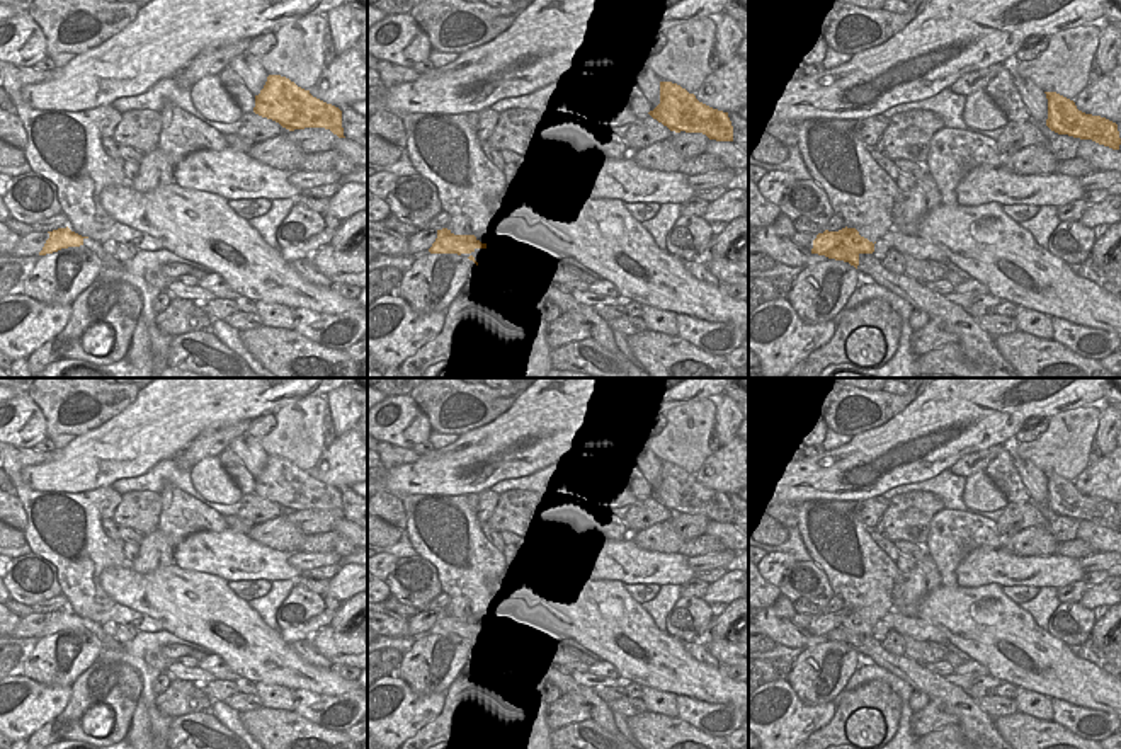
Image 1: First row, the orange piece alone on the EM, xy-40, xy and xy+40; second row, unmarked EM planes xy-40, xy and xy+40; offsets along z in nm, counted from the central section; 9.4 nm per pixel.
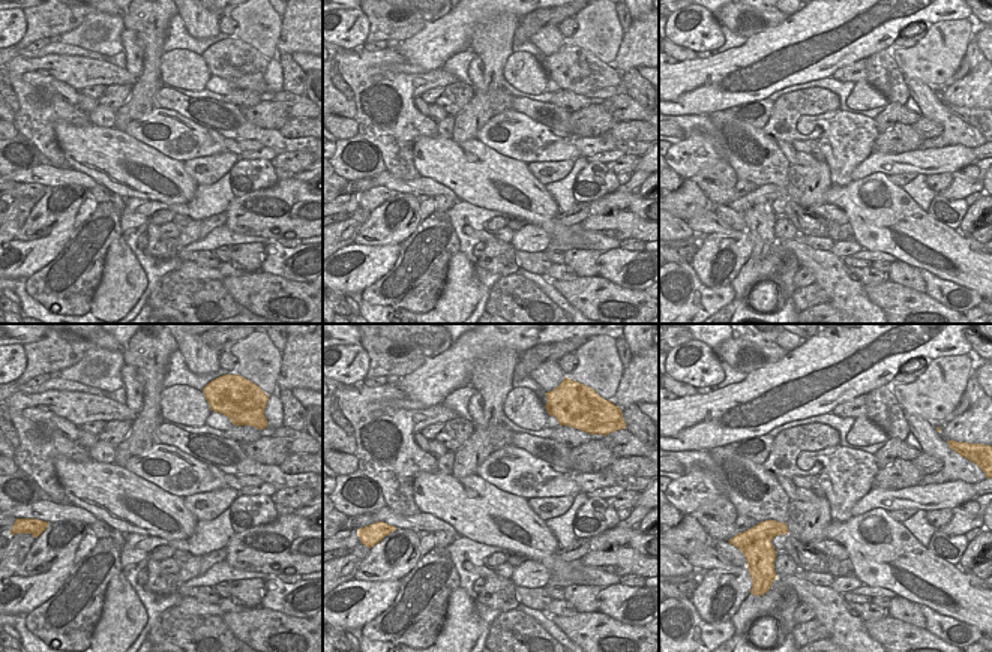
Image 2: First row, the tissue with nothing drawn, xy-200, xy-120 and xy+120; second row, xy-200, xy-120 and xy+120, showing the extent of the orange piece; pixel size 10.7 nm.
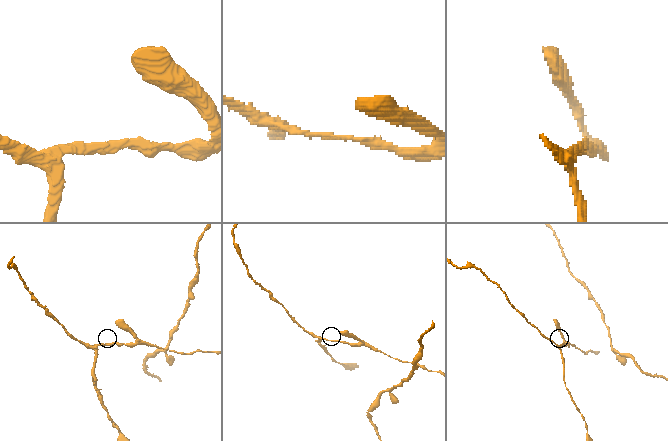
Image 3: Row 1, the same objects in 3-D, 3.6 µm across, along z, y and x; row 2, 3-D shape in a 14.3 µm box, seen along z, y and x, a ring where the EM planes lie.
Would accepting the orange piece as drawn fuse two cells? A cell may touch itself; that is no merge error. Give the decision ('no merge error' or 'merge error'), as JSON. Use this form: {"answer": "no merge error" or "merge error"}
{"answer": "merge error"}

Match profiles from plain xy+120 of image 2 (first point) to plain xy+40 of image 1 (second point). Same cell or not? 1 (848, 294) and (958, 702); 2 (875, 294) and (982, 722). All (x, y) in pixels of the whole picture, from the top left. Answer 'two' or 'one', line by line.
1: one
2: two

